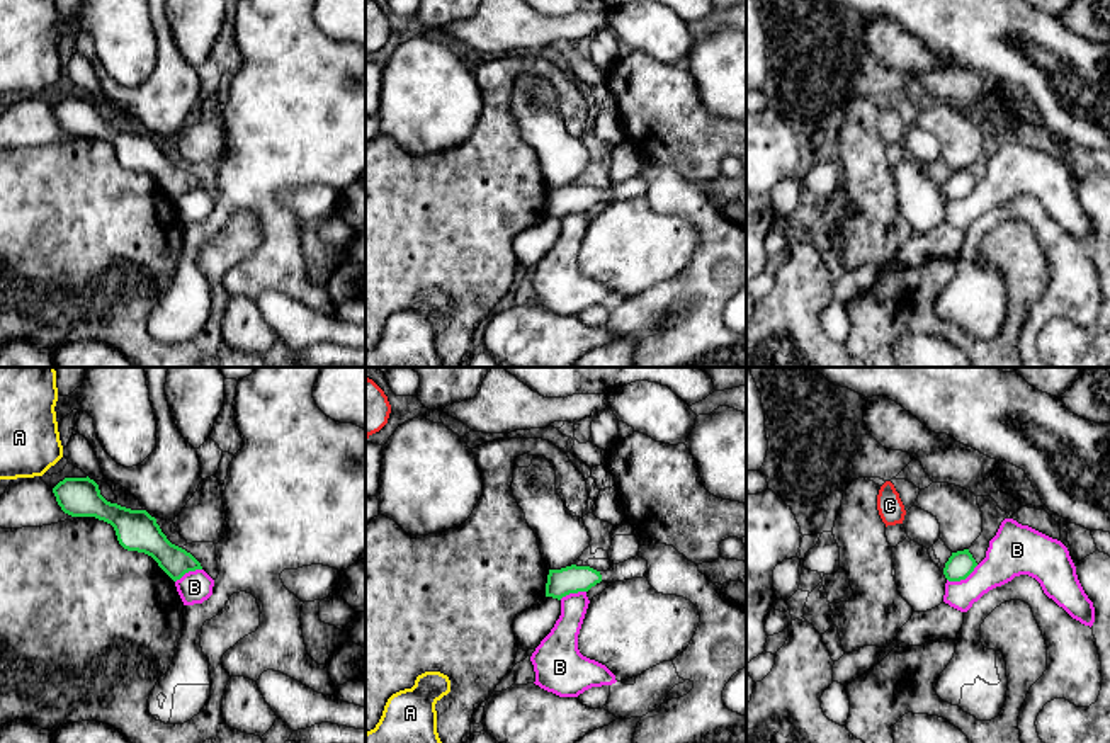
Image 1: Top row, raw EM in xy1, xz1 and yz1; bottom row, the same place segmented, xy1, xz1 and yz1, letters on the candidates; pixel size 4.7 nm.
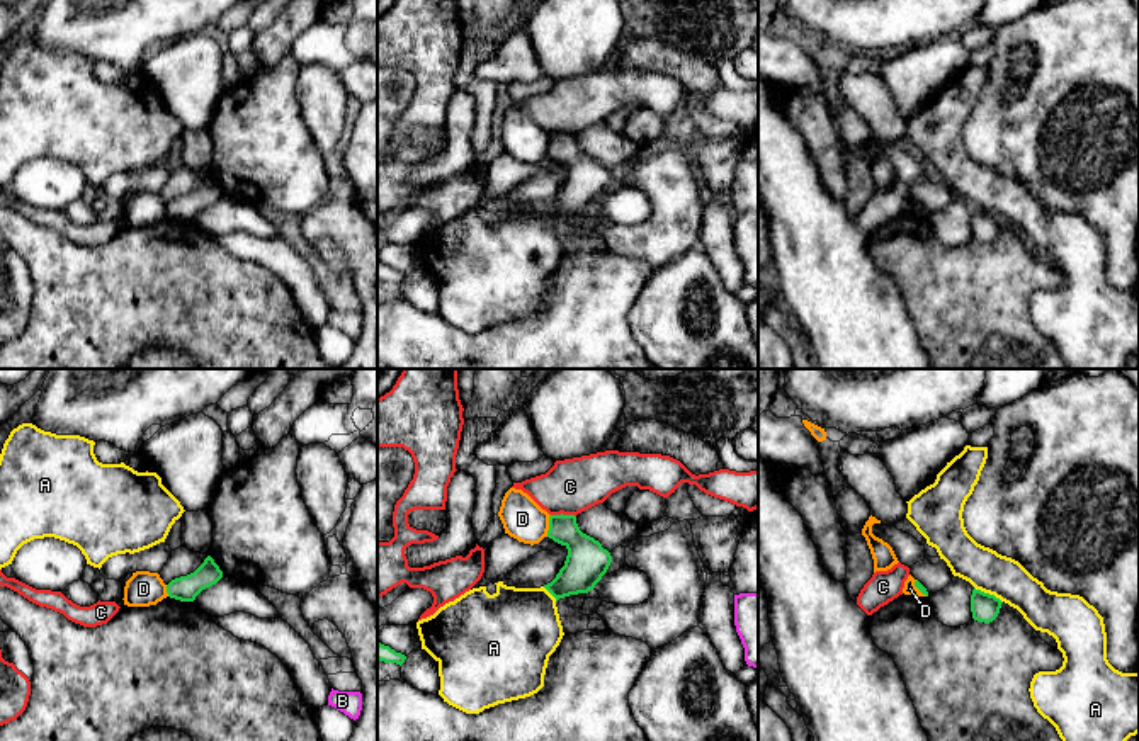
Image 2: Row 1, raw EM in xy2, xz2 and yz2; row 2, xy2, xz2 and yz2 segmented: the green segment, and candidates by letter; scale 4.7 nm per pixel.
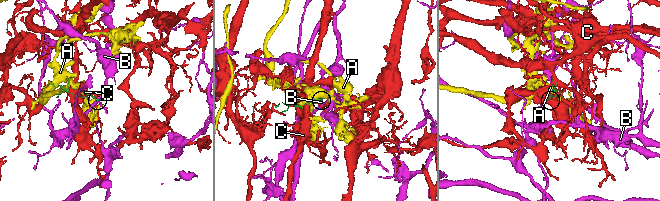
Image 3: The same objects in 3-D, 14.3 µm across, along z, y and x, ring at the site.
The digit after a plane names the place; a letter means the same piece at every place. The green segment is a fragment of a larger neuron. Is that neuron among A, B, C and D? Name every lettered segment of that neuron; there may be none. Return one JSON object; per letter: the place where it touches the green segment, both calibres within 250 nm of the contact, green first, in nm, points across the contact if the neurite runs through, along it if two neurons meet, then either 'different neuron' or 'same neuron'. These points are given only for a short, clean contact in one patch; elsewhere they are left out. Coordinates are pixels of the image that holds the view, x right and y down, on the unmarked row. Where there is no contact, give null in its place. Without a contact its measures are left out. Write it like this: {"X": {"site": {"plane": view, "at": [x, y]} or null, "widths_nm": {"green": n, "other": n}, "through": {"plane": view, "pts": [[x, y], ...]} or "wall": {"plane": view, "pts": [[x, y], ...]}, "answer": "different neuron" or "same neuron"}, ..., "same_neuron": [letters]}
{"A": {"site": {"plane": "yz2", "at": [988, 213]}, "widths_nm": {"green": 140, "other": 200}, "wall": {"plane": "yz2", "pts": [[974, 206], [993, 213], [1002, 221]]}, "answer": "different neuron"}, "B": {"site": {"plane": "yz1", "at": [962, 198]}, "widths_nm": {"green": 120, "other": 200}, "wall": {"plane": "yz1", "pts": [[978, 184], [964, 198], [947, 199]]}, "answer": "different neuron"}, "C": {"site": {"plane": "xz2", "at": [561, 133]}, "widths_nm": {"green": 190, "other": 260}, "wall": {"plane": "xz2", "pts": [[551, 133], [572, 133], [575, 136]]}, "answer": "different neuron"}, "D": {"site": {"plane": "xz2", "at": [549, 145]}, "widths_nm": {"green": 200, "other": 200}, "answer": "different neuron"}, "same_neuron": []}

